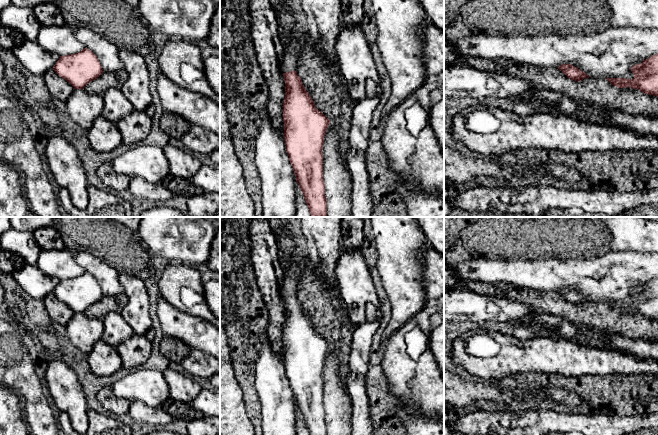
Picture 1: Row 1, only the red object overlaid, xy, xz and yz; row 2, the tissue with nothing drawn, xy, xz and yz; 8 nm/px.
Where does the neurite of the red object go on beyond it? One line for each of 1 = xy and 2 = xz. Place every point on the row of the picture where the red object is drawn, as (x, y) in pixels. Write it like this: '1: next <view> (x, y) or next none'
1: next none
2: next none

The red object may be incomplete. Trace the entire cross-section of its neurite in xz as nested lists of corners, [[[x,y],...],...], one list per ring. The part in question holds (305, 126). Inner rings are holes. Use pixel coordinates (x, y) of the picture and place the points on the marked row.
[[[296,71],[283,73],[285,98],[283,102],[284,139],[296,181],[304,194],[311,217],[327,217],[327,199],[323,180],[323,143],[330,120],[319,111],[303,86]]]

